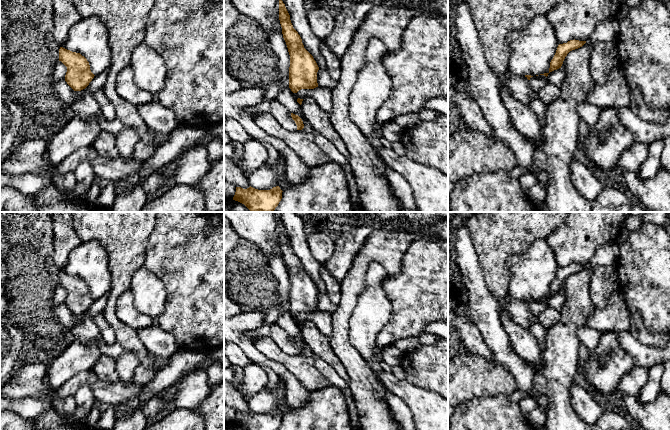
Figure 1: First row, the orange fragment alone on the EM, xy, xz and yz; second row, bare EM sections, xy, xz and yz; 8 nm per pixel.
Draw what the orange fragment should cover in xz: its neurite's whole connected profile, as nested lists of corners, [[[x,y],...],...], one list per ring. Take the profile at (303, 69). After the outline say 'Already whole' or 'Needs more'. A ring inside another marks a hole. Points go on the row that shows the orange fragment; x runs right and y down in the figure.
[[[279,0],[279,20],[290,55],[289,88],[293,93],[297,93],[301,89],[318,87],[319,67],[313,56],[304,48],[302,39],[293,28],[290,15],[282,0]]]. Already whole

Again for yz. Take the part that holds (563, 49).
[[[570,40],[567,43],[559,44],[553,59],[550,62],[549,73],[561,68],[567,54],[575,49],[582,47],[586,41]]]. Already whole

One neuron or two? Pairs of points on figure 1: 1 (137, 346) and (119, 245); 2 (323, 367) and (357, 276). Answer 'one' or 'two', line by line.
1: one
2: two

